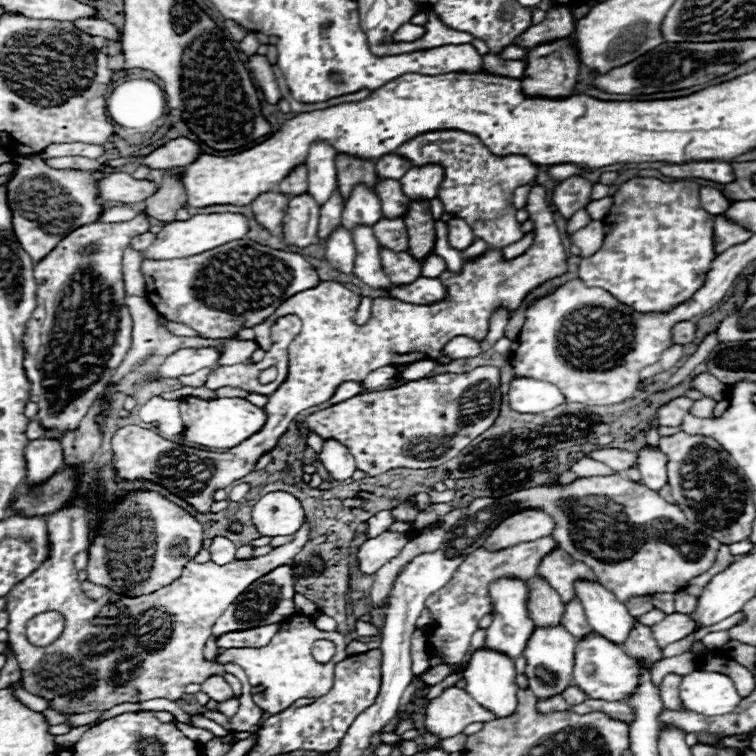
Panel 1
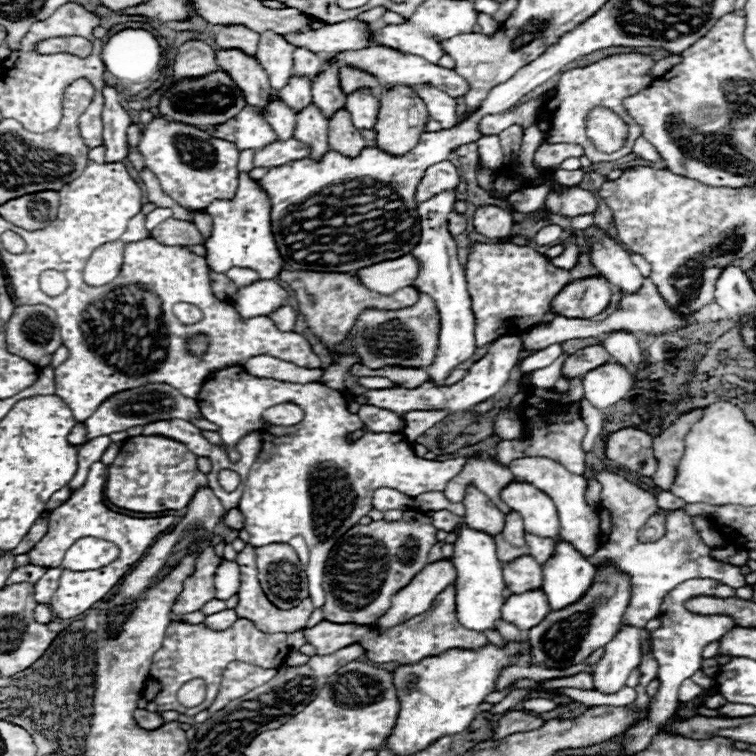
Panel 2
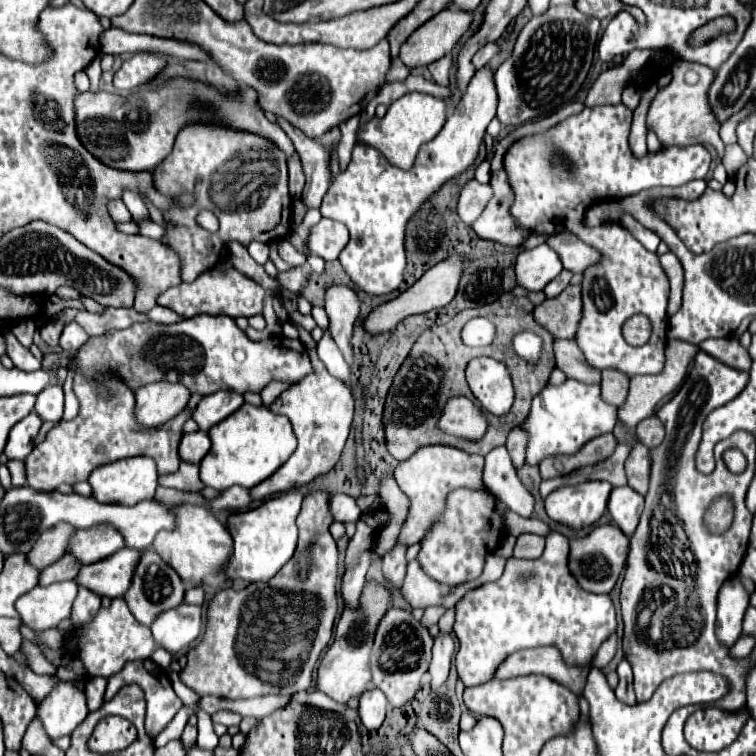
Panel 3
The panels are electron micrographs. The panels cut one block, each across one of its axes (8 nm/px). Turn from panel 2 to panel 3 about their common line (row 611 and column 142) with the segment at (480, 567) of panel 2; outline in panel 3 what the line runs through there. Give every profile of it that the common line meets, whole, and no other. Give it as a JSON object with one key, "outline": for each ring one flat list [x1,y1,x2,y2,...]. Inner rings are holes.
{"outline":[[134,456,134,458,126,458,126,460,118,460,114,464,104,464,100,468,96,468,88,482,94,488,94,498,98,502,104,504,126,504,126,506,134,506,142,500,152,500,158,488,158,470,156,470,156,462,152,458,146,456]]}

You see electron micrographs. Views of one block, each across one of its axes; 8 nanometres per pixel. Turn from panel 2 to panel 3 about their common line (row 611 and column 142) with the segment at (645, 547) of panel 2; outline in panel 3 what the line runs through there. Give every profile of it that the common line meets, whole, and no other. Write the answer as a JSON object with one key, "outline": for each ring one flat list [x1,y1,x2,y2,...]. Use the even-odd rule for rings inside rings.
{"outline":[[114,598,108,608,100,608,90,624,72,624,72,634,76,638,76,654,74,658,82,660,88,676,102,676,110,678,120,672,128,662,150,658,152,652,158,648,154,642,152,632,138,624,136,618,130,614,124,598]]}

